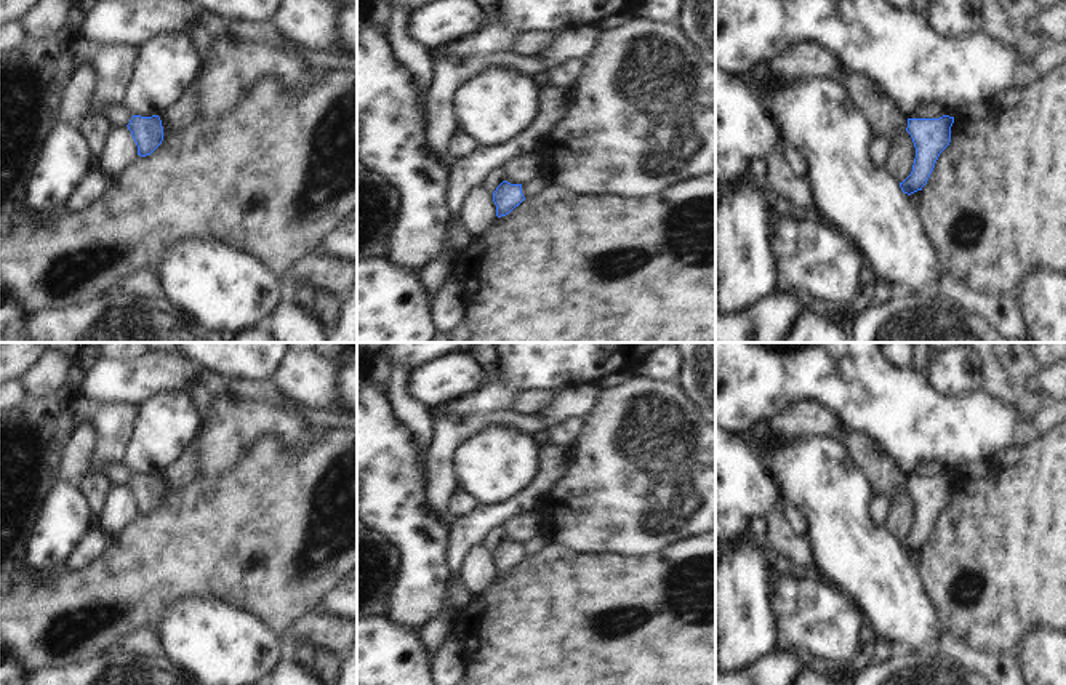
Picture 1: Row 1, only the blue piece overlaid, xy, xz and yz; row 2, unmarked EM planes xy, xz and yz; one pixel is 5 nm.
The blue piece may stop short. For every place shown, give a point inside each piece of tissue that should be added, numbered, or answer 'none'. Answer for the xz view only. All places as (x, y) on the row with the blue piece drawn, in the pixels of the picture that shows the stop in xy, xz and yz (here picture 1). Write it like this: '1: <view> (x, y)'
none

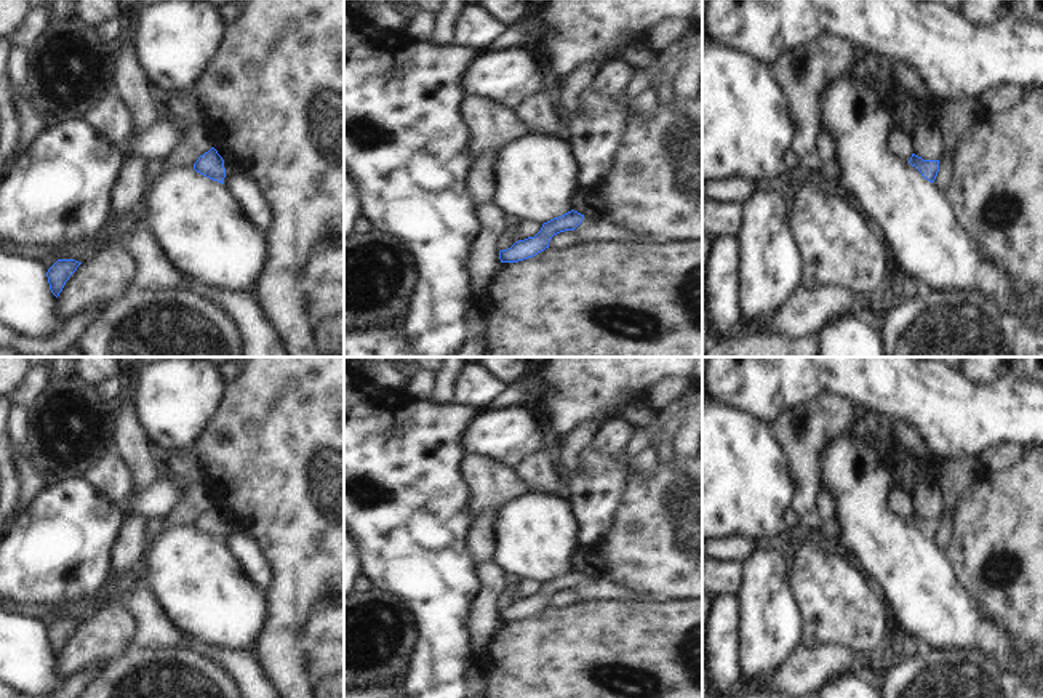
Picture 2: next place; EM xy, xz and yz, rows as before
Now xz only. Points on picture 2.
1: xz (600, 229)

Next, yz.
none

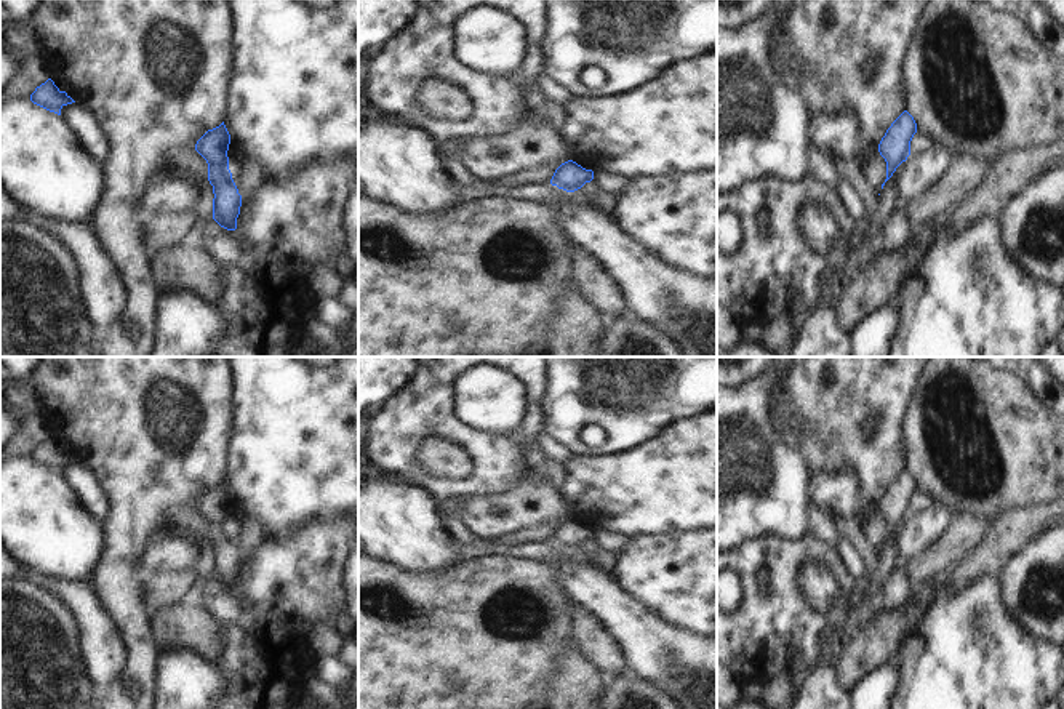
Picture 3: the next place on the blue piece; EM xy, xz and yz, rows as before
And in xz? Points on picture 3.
none

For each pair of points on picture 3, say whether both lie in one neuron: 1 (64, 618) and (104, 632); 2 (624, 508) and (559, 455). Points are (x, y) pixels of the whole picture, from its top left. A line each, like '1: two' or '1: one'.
1: two
2: two

